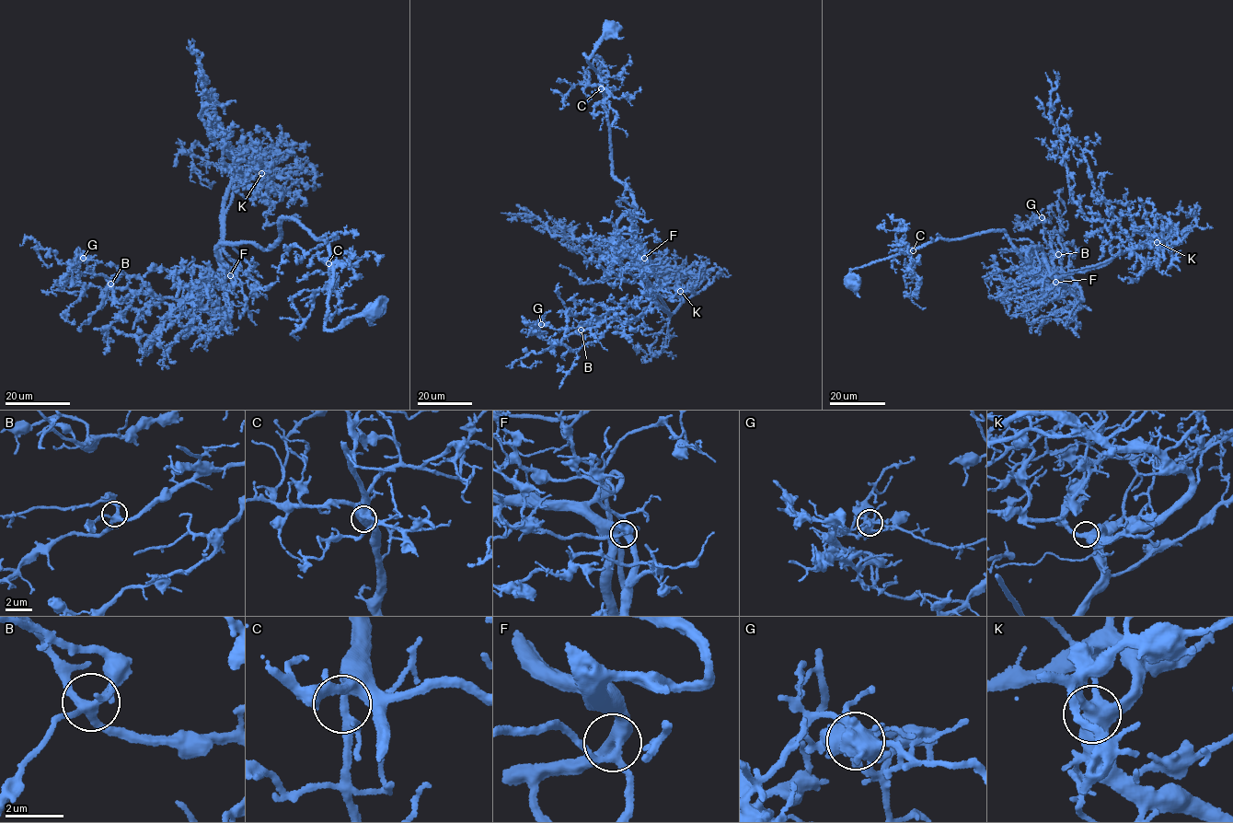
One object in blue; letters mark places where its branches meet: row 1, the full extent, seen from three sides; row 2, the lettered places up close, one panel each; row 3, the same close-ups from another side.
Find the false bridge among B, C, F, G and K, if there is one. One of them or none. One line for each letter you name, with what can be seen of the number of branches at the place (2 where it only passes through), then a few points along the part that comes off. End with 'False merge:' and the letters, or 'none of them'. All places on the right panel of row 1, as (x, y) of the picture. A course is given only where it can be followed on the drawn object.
G: 5 branches meet; foreign part runs (1042, 217), (1036, 216), (1041, 221), (1050, 219), (1051, 212), (1065, 229), (1066, 221)
False merge: G

